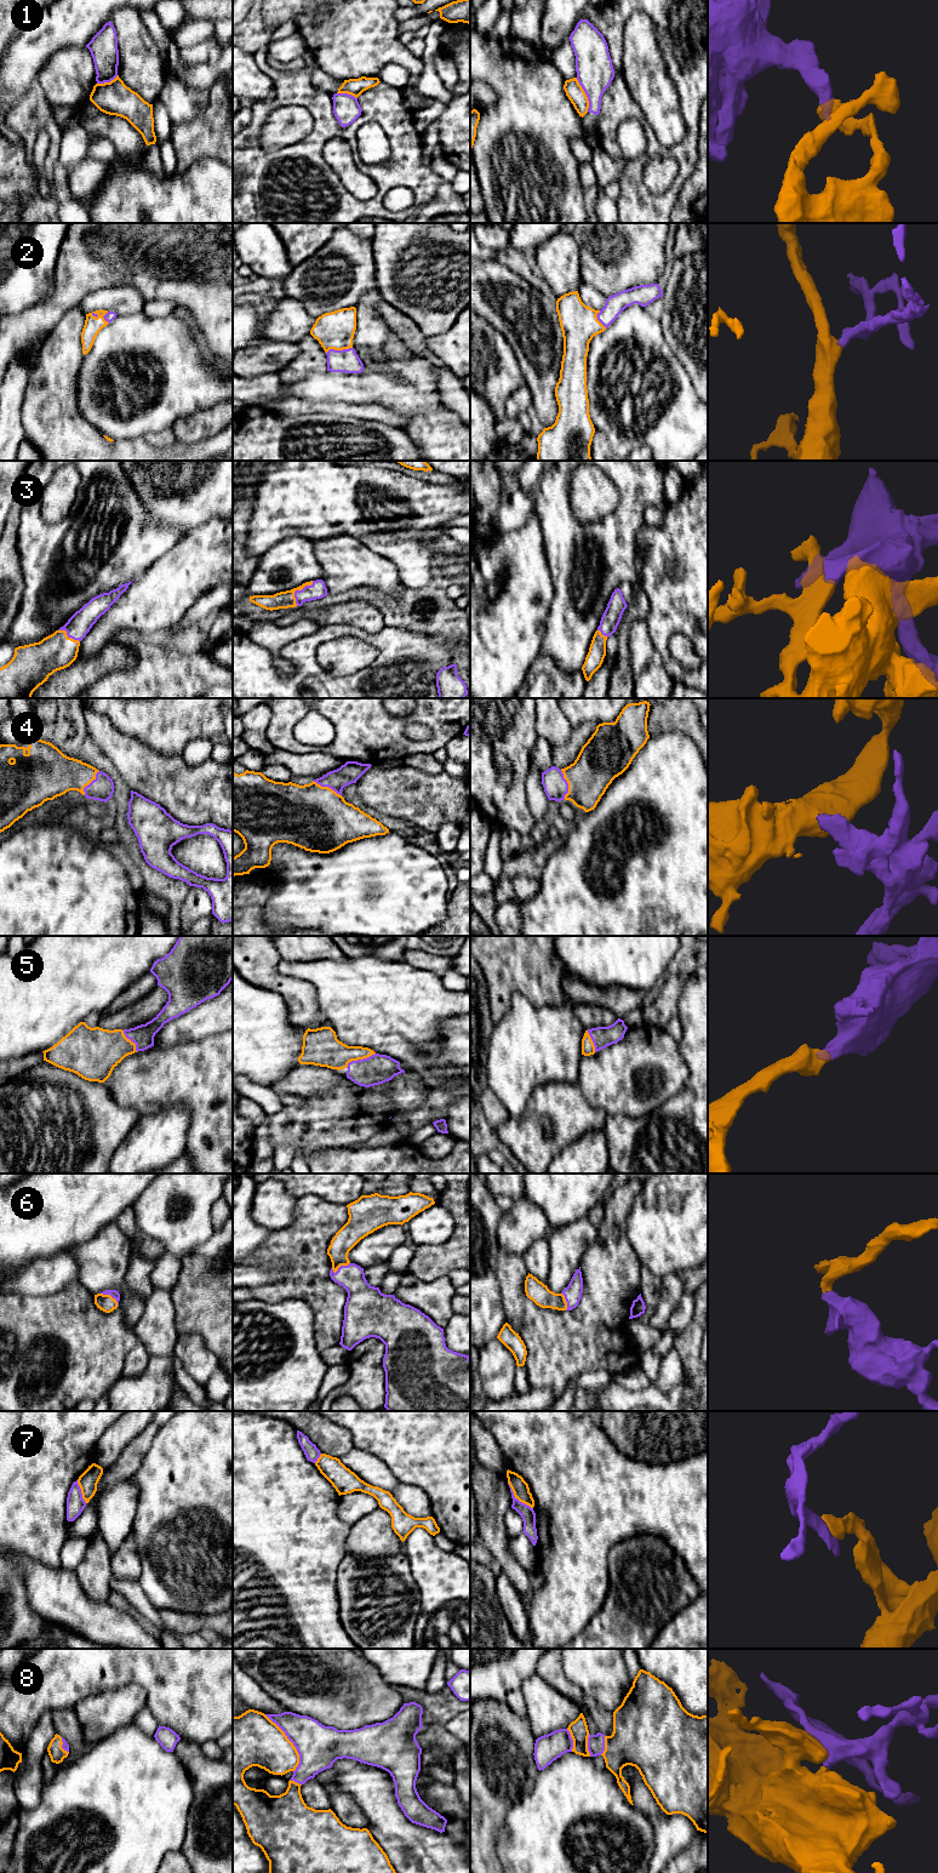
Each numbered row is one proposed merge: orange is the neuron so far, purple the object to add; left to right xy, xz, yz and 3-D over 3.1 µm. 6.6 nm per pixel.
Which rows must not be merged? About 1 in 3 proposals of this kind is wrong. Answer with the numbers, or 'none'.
1, 7

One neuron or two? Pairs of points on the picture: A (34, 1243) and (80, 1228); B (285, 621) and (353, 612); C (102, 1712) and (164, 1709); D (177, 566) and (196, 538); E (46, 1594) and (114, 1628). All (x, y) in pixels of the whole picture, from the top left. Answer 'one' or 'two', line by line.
A: one
B: one
C: two
D: one
E: one

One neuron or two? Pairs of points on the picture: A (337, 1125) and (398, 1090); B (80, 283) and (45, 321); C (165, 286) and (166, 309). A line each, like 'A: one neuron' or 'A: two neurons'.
A: one neuron
B: one neuron
C: two neurons

